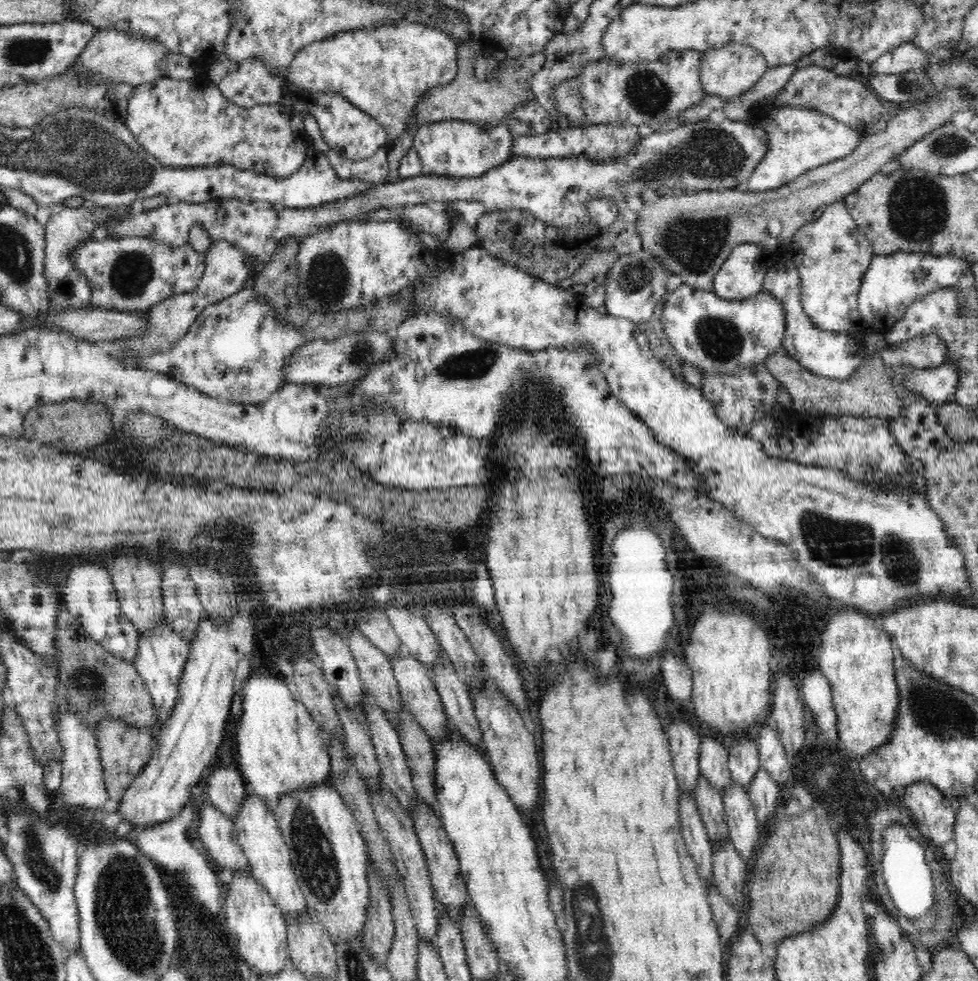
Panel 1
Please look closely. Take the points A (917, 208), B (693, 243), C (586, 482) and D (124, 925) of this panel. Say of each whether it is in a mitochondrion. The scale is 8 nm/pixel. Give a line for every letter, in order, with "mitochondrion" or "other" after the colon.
A: mitochondrion
B: mitochondrion
C: other
D: mitochondrion

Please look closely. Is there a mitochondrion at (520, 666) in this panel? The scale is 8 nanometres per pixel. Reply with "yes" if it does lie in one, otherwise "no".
no

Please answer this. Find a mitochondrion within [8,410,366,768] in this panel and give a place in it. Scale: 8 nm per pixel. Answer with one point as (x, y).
(88, 681)

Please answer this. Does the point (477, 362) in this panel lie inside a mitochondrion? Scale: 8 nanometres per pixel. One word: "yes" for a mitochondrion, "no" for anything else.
yes

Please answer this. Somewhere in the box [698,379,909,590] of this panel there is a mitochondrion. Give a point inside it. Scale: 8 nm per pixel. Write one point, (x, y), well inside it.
(868, 466)

